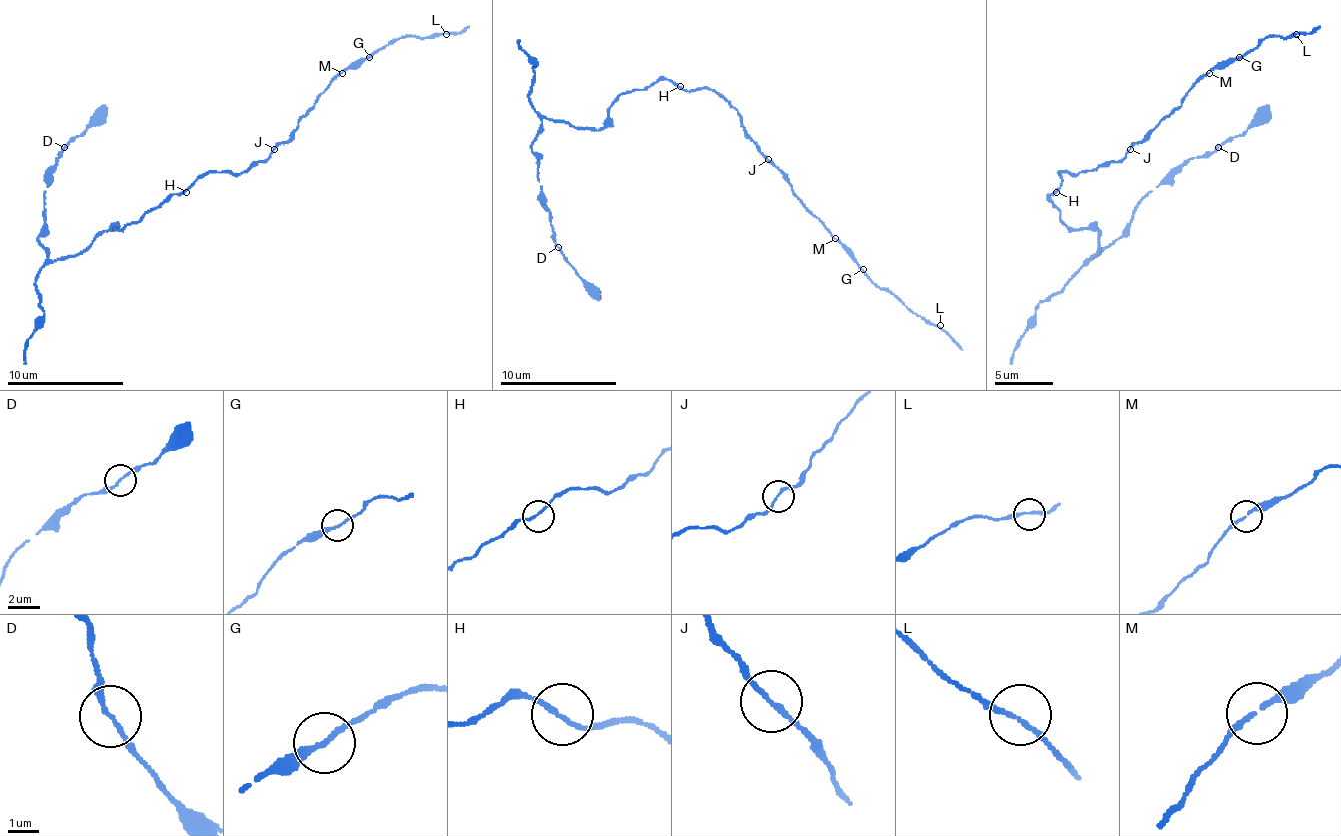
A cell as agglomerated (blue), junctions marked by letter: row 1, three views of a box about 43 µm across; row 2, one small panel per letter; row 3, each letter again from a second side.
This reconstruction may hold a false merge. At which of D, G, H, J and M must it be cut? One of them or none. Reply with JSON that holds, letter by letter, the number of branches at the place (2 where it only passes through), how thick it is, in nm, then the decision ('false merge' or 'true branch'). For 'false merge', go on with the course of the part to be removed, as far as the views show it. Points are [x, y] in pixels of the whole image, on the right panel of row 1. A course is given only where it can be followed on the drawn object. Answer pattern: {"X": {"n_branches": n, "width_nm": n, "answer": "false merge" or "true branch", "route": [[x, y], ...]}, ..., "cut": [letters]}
{"D": {"n_branches": 2, "width_nm": 130, "answer": "true branch"}, "G": {"n_branches": 2, "width_nm": 140, "answer": "false merge", "route": [[1240, 57], [1266, 37], [1310, 34], [1319, 25]]}, "H": {"n_branches": 2, "width_nm": 140, "answer": "true branch"}, "J": {"n_branches": 2, "width_nm": 150, "answer": "true branch"}, "M": {"n_branches": 2, "width_nm": 140, "answer": "true branch"}, "cut": ["G"]}

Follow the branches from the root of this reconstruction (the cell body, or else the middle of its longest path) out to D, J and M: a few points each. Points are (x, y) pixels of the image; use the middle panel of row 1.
D: (680, 86), (656, 80), (624, 92), (598, 130), (542, 121), (531, 150), (557, 246)
J: (680, 86), (688, 92), (715, 89), (738, 112), (747, 135), (767, 159)
M: (680, 86), (688, 92), (715, 89), (738, 112), (747, 135), (782, 173), (796, 200), (834, 238)

